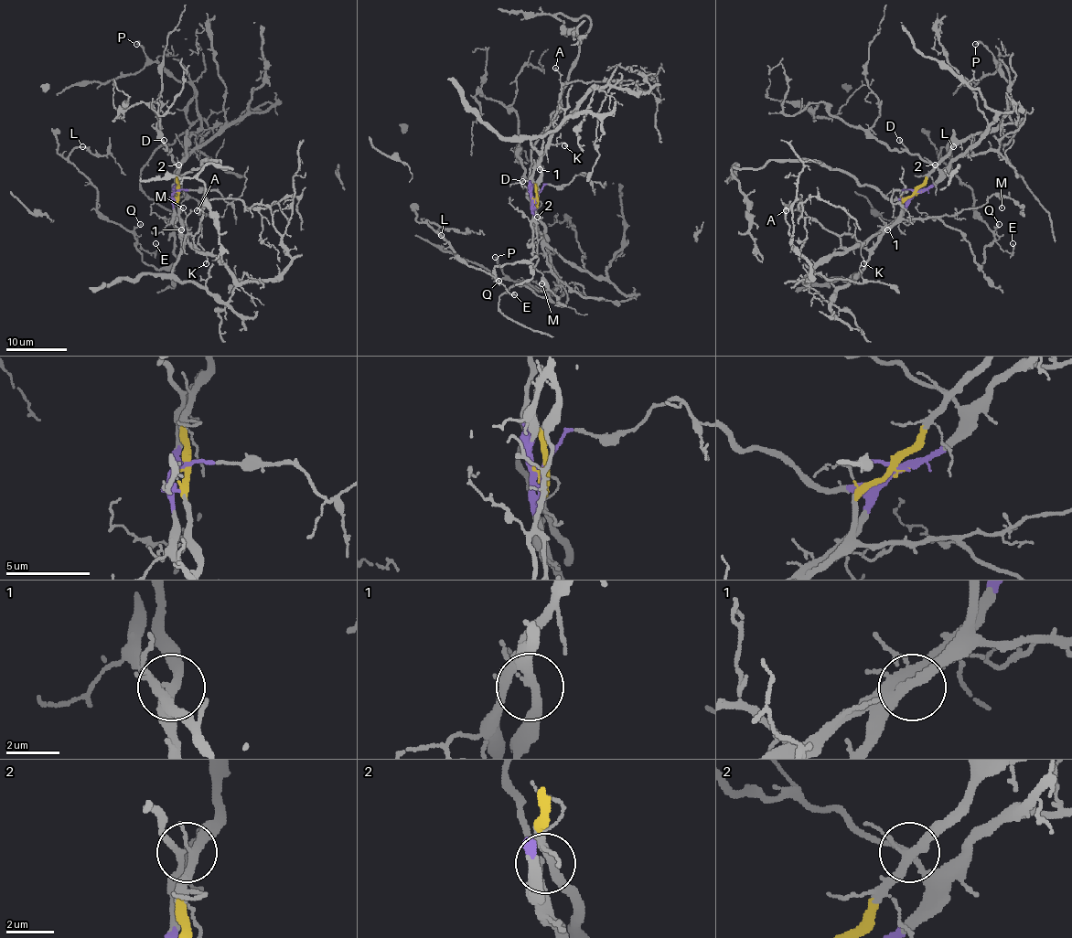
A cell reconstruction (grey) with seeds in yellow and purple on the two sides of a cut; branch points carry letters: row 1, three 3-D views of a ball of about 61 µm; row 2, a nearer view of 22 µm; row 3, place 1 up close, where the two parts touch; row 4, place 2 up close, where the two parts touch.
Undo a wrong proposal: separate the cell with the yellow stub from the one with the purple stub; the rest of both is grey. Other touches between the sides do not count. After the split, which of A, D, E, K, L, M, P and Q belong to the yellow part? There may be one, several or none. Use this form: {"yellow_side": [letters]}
{"yellow_side": ["A", "E", "L", "M", "P", "Q"]}

